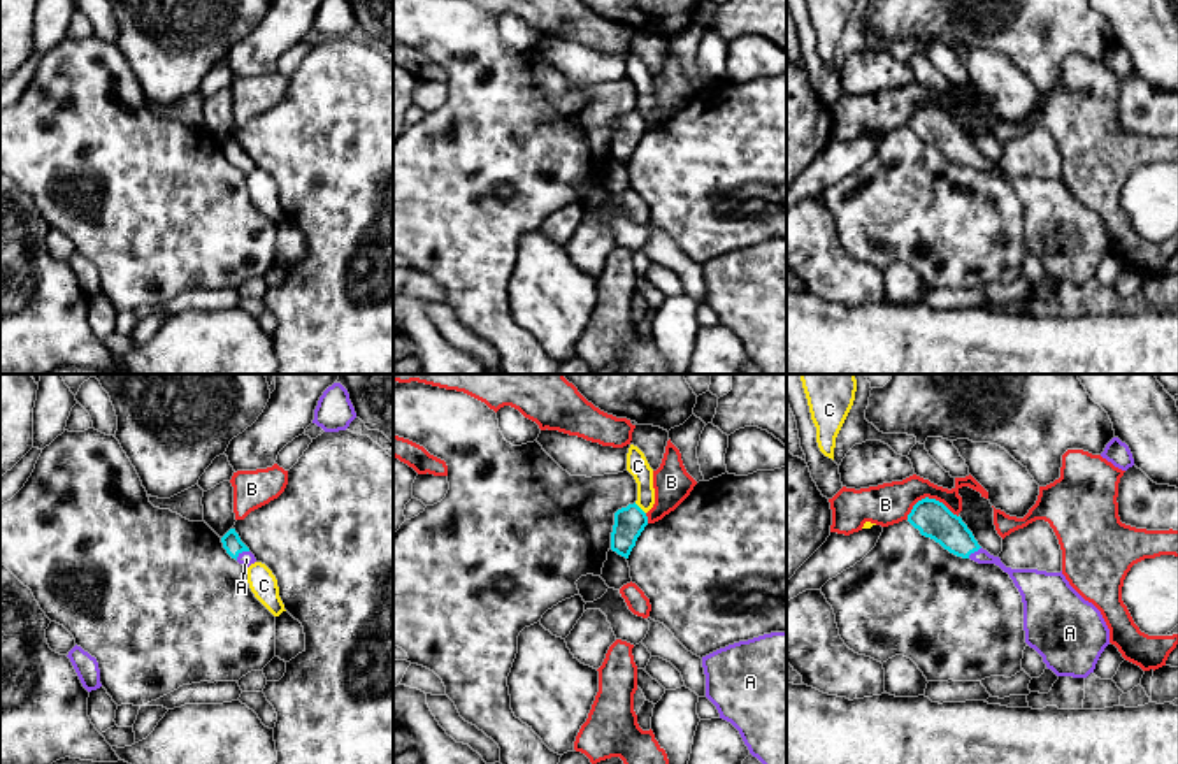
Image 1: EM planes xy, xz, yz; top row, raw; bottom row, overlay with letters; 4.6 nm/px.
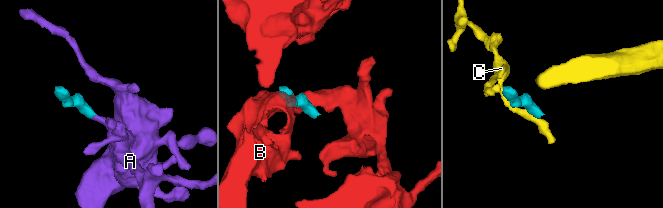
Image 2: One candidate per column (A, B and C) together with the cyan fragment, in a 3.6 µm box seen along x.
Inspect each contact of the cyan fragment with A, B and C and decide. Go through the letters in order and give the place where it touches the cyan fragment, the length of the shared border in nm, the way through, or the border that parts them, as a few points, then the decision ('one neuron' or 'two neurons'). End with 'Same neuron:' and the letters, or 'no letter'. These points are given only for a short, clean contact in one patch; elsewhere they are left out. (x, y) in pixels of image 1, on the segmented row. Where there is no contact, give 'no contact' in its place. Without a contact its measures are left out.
A: xy (241, 552) | 80 nm | across xy (232, 543), (241, 552), (246, 559) | one neuron
B: yz (931, 499) | 240 nm | two neurons
C: xz (639, 508) | 80 nm | along xz (634, 503), (645, 513) | two neurons
Same neuron: A

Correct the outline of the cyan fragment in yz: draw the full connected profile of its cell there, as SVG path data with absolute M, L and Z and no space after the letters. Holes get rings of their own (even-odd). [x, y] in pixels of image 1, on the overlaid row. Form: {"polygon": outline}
{"polygon": "M936 499L918 501L908 522L950 553L978 564L995 564L1009 574L1024 602L1025 643L1057 676L1087 678L1110 645L1101 611L1085 601L1060 573L1011 569L990 555L973 532Z"}

